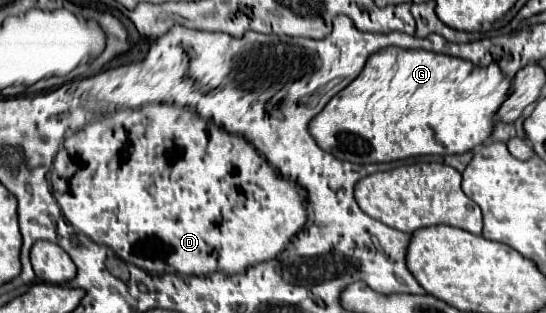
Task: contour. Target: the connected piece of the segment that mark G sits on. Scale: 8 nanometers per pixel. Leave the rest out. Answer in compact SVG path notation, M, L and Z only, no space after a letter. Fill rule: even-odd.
M387 47L373 53L361 75L353 79L349 87L333 95L323 111L311 119L309 135L313 135L323 151L349 163L391 163L417 155L465 153L491 137L495 111L507 99L509 87L511 81L505 79L495 63L489 67L477 67L459 57L447 57L423 49Z

